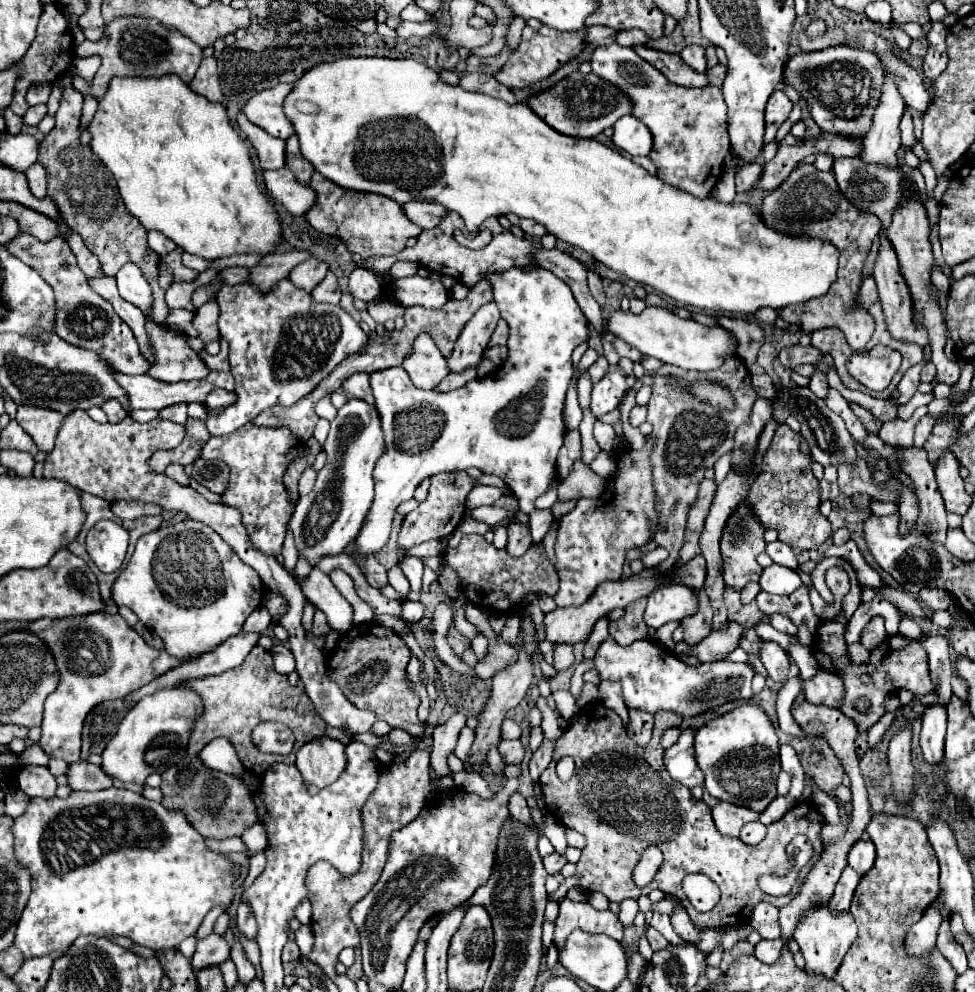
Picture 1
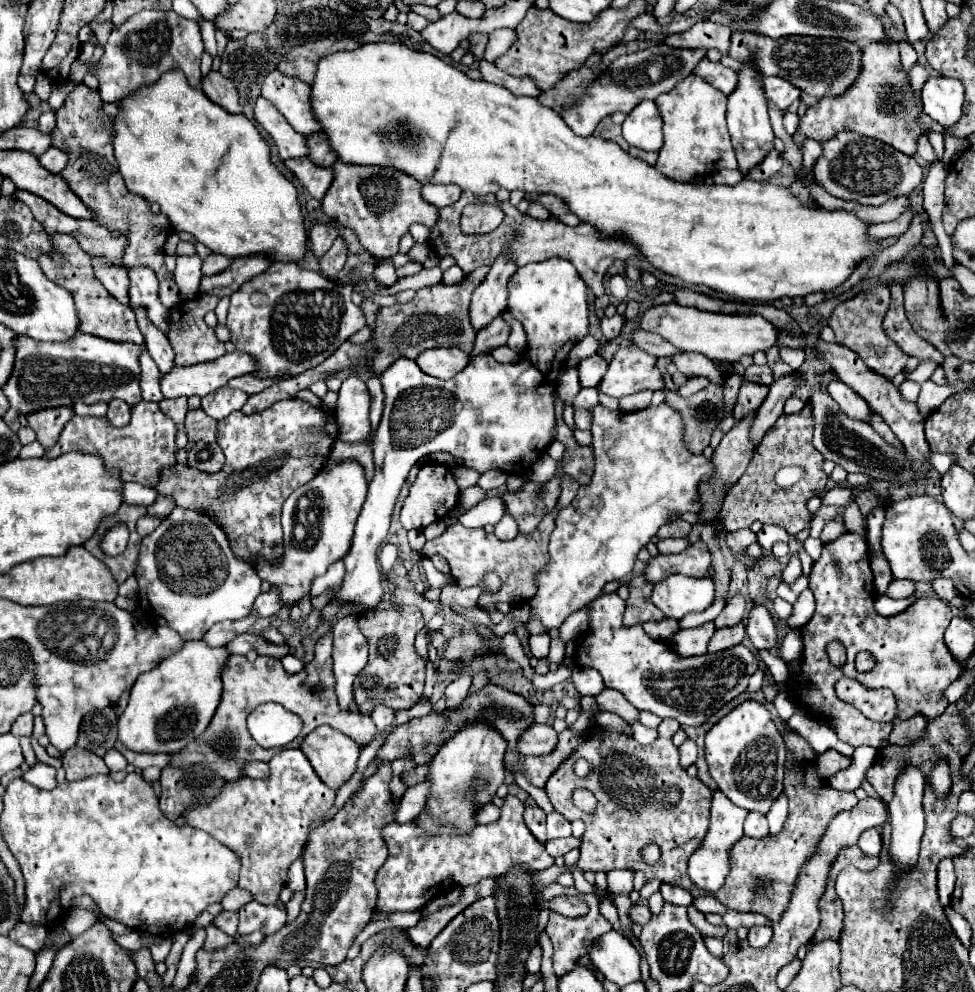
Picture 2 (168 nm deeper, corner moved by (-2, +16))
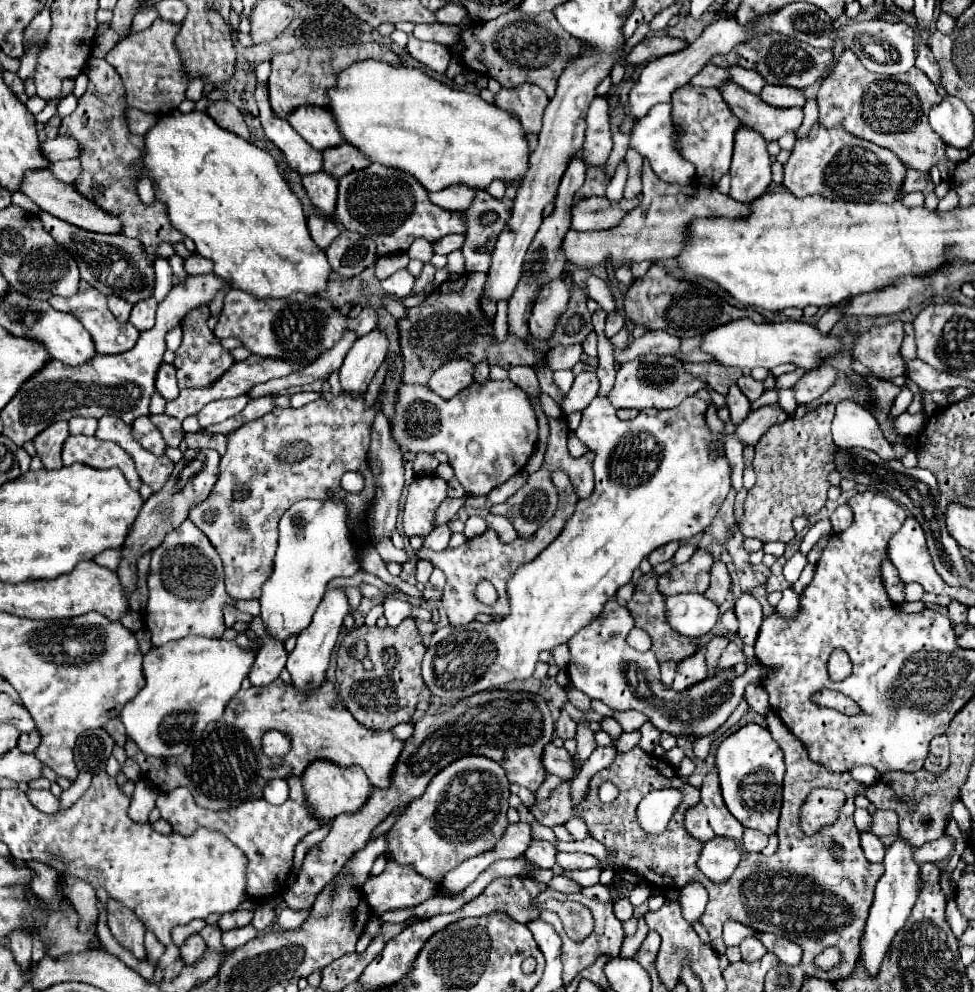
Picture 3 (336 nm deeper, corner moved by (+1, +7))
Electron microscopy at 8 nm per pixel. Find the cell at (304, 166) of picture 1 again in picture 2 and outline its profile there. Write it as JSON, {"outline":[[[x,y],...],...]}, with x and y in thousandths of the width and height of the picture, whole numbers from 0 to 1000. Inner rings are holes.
{"outline":[[[322,133],[322,135],[314,137],[314,147],[316,147],[316,159],[322,165],[338,169],[345,163],[345,157],[336,149],[336,141],[334,141],[334,137],[330,137],[330,133]]]}

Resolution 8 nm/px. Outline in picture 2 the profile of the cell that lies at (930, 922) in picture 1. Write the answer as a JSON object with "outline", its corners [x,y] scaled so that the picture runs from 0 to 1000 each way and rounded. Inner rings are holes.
{"outline":[[[968,865],[962,871],[962,905],[966,913],[974,909],[976,897],[978,897],[978,873],[976,873],[976,865]]]}

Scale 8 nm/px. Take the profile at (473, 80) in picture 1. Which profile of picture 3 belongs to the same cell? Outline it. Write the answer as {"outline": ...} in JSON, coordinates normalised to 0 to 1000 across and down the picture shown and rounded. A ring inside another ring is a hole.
{"outline":[[[536,84],[528,90],[514,90],[510,96],[510,106],[534,120],[534,128],[538,130],[541,138],[555,132],[555,118],[561,104],[563,100],[559,98],[557,90],[545,84]]]}

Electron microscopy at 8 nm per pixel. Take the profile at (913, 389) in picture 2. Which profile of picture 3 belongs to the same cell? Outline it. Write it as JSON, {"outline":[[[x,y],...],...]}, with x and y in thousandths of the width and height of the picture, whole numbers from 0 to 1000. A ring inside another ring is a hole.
{"outline":[[[926,390],[918,402],[918,406],[916,406],[916,420],[928,416],[928,412],[930,412],[934,406],[934,402],[936,402],[936,400],[934,400],[934,394],[932,394],[930,390]]]}

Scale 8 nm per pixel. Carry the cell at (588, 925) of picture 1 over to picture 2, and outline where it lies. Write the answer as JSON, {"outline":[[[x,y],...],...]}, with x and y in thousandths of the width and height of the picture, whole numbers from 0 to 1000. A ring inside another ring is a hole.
{"outline":[[[566,891],[566,893],[558,895],[556,901],[558,901],[560,907],[564,907],[564,905],[568,905],[568,903],[574,903],[574,901],[593,903],[593,905],[597,905],[597,907],[603,911],[603,921],[599,921],[599,923],[585,925],[585,923],[576,923],[576,921],[572,921],[572,919],[566,919],[566,921],[564,921],[560,940],[562,940],[562,944],[564,944],[566,952],[568,952],[568,980],[570,980],[570,984],[578,984],[581,980],[585,980],[585,978],[591,974],[591,970],[593,970],[597,964],[601,964],[603,954],[605,954],[615,942],[628,938],[628,931],[615,921],[615,917],[613,917],[613,905],[607,903],[607,901],[597,901],[597,899],[593,899],[591,895],[578,895],[578,893],[574,893],[574,891]]]}

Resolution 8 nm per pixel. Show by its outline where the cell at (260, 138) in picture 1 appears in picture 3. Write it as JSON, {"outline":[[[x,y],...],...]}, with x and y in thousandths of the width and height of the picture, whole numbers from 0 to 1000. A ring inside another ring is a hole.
{"outline":[[[264,82],[262,88],[262,100],[268,112],[268,126],[278,144],[282,144],[294,158],[294,164],[301,172],[307,176],[319,176],[327,174],[331,170],[331,158],[329,152],[321,150],[315,142],[309,140],[309,136],[290,120],[282,118],[276,106],[276,94],[274,86]]]}

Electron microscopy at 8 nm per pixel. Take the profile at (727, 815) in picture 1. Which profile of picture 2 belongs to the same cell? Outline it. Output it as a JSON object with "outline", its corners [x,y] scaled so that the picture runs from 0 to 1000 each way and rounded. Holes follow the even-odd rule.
{"outline":[[[738,796],[730,800],[730,825],[728,825],[726,841],[722,845],[722,851],[706,867],[706,883],[712,893],[724,899],[734,899],[741,895],[743,885],[747,881],[747,859],[751,851],[763,843],[761,831],[765,823],[767,819],[763,819],[763,815],[755,815],[755,810],[751,810]]]}

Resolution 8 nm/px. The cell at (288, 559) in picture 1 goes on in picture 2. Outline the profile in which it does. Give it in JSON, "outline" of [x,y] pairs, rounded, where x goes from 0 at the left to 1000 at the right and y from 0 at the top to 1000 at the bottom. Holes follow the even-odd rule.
{"outline":[[[279,591],[275,597],[271,597],[271,599],[267,599],[267,601],[263,603],[258,615],[273,623],[273,621],[285,619],[285,615],[287,615],[289,611],[291,611],[291,607],[289,607],[289,597],[287,597],[287,593],[285,593],[285,591]]]}

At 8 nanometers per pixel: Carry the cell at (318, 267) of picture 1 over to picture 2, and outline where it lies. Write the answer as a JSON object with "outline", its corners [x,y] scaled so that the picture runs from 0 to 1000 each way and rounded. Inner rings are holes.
{"outline":[[[324,226],[318,232],[318,248],[324,260],[330,260],[343,242],[345,242],[345,232],[336,230],[334,226]]]}

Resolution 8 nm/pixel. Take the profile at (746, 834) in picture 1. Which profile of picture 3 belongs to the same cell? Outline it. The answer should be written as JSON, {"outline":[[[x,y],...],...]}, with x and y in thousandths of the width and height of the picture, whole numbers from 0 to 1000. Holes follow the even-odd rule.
{"outline":[[[764,836],[762,842],[762,852],[766,854],[768,860],[781,860],[787,854],[787,842],[781,838],[772,838],[772,836]]]}

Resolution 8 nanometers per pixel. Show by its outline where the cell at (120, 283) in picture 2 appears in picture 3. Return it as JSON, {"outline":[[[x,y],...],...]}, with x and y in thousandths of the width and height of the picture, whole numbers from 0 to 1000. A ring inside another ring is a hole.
{"outline":[[[112,299],[112,311],[114,316],[120,320],[120,324],[130,326],[132,324],[132,316],[134,316],[134,307],[122,299]]]}

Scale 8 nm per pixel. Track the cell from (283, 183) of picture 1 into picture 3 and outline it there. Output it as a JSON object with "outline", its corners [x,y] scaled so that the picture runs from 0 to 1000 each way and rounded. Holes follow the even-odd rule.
{"outline":[[[327,172],[327,174],[311,178],[311,189],[313,189],[319,205],[329,215],[339,219],[342,211],[346,207],[346,180],[333,172]]]}

